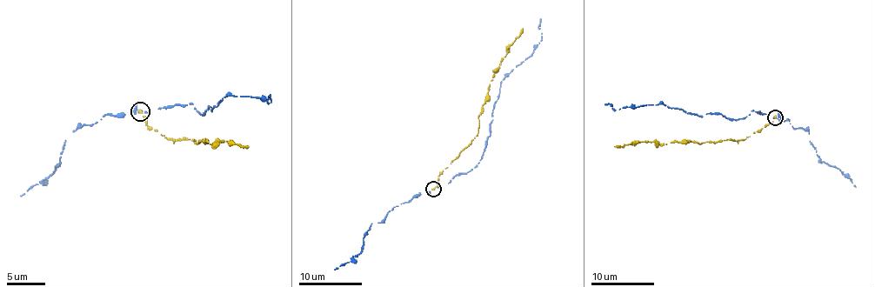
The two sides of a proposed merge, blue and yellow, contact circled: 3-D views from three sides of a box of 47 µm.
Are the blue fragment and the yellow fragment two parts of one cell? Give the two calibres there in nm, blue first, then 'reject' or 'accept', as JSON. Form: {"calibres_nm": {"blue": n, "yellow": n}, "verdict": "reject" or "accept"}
{"calibres_nm": {"blue": 190, "yellow": 240}, "verdict": "reject"}

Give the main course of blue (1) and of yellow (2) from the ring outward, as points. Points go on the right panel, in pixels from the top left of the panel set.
1: (775, 116), (753, 110), (738, 120), (730, 120), (720, 114), (699, 116), (663, 104), (616, 110), (604, 104)
2: (775, 116), (748, 137), (718, 142), (633, 142), (614, 147)

